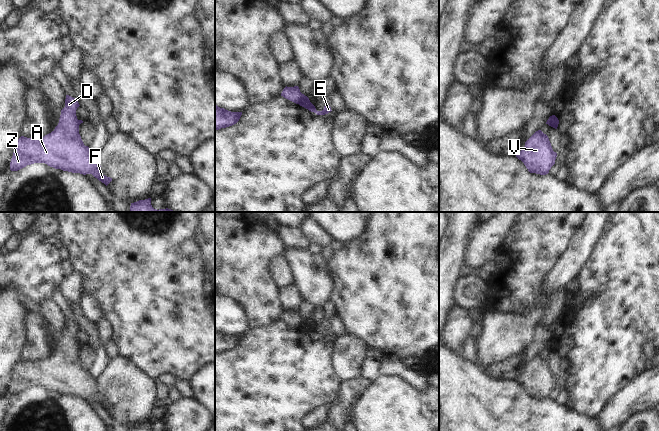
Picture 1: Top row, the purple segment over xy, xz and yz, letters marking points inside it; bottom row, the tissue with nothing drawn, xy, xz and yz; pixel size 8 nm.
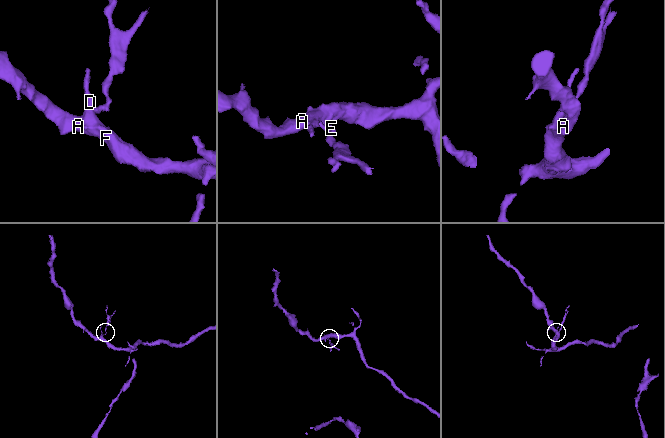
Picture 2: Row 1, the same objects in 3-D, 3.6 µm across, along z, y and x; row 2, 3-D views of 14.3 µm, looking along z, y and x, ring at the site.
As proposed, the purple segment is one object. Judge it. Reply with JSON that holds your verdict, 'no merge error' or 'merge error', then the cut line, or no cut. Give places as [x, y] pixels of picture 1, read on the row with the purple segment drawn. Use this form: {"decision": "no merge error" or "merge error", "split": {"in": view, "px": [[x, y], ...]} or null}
{"decision": "merge error", "split": {"in": "xz", "px": [[304, 95], [298, 103]]}}

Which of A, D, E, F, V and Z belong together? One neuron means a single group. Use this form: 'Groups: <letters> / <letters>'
Groups: A D F V Z / E.

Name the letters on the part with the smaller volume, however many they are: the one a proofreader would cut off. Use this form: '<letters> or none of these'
E.

